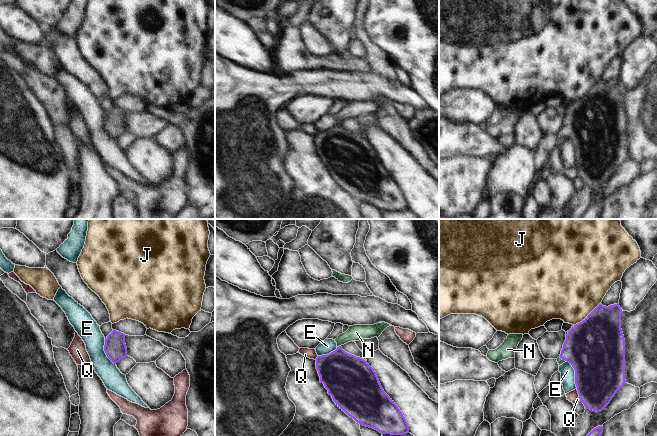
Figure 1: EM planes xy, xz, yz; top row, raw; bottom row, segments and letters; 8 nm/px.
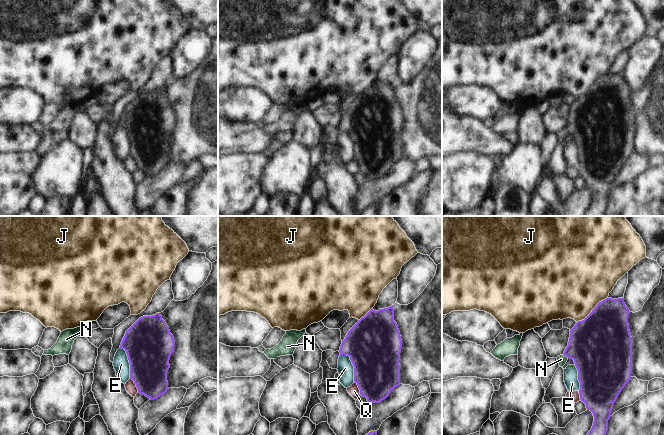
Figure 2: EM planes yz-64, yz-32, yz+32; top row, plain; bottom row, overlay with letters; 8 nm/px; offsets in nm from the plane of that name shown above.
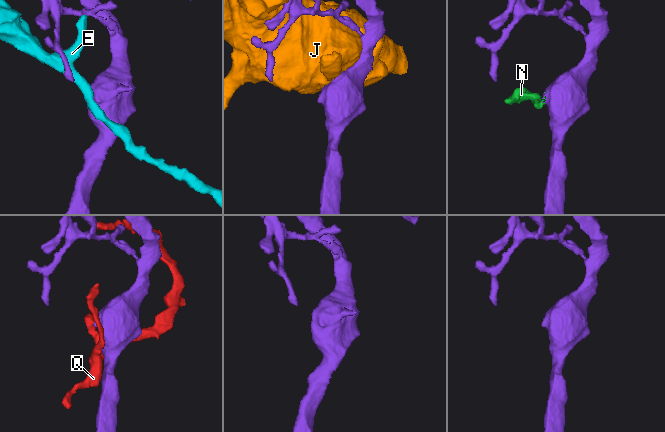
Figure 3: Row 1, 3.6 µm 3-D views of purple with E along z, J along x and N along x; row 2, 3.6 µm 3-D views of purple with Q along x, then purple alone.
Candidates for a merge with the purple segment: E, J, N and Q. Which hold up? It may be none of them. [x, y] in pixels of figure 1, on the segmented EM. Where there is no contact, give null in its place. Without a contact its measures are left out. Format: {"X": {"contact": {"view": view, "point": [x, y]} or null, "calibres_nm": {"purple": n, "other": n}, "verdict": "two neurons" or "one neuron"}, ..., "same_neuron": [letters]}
{"E": {"contact": {"view": "yz", "point": [575, 375]}, "calibres_nm": {"purple": 440, "other": 110}, "verdict": "two neurons"}, "J": {"contact": {"view": "yz", "point": [588, 315]}, "calibres_nm": {"purple": 460, "other": 480}, "verdict": "two neurons"}, "N": {"contact": {"view": "xz", "point": [339, 346]}, "calibres_nm": {"purple": 360, "other": 130}, "verdict": "one neuron"}, "Q": {"contact": {"view": "yz", "point": [579, 395]}, "calibres_nm": {"purple": 400, "other": 90}, "verdict": "two neurons"}, "same_neuron": ["N"]}

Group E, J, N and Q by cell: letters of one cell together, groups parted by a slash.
E / J / N / Q

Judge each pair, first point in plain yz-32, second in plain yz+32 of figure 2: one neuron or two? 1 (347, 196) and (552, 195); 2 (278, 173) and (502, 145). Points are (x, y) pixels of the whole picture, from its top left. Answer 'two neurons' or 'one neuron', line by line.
1: two neurons
2: two neurons

